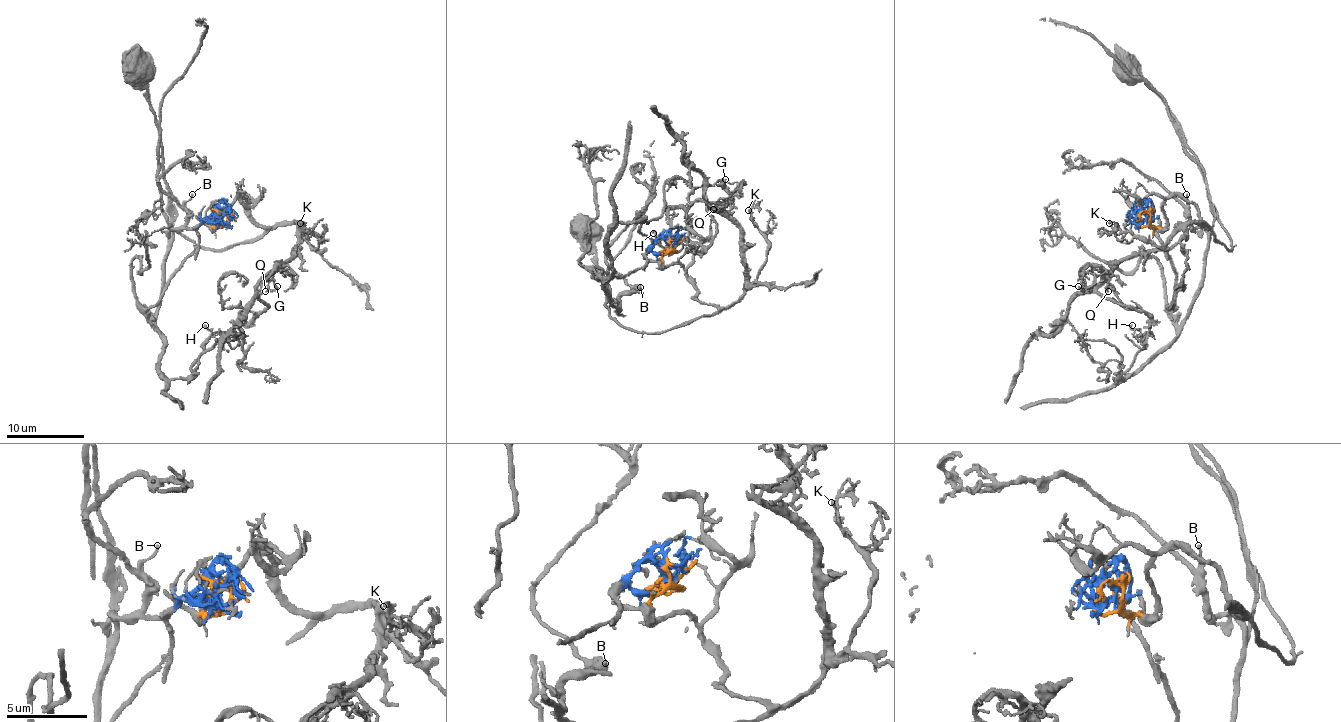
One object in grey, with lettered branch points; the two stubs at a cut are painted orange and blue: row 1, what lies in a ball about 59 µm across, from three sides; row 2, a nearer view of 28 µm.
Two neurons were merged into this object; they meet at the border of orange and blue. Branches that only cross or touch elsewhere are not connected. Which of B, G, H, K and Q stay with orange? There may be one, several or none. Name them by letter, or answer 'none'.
G, K, Q

